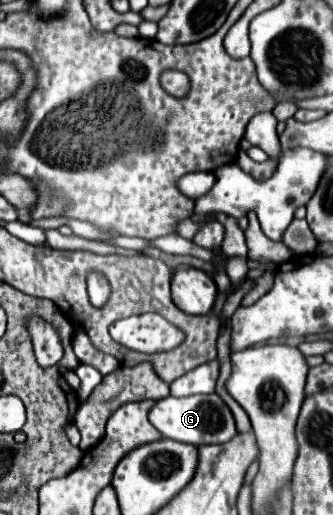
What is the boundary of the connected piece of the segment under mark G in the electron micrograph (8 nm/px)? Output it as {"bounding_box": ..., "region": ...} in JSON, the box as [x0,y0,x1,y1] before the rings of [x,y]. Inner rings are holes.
{"bounding_box":[150,393,238,445],"region":[[[218,393],[212,395],[192,395],[192,397],[166,397],[160,399],[150,411],[150,423],[172,441],[190,443],[190,445],[210,445],[210,443],[226,443],[238,435],[236,421],[228,405],[222,401]]]}

